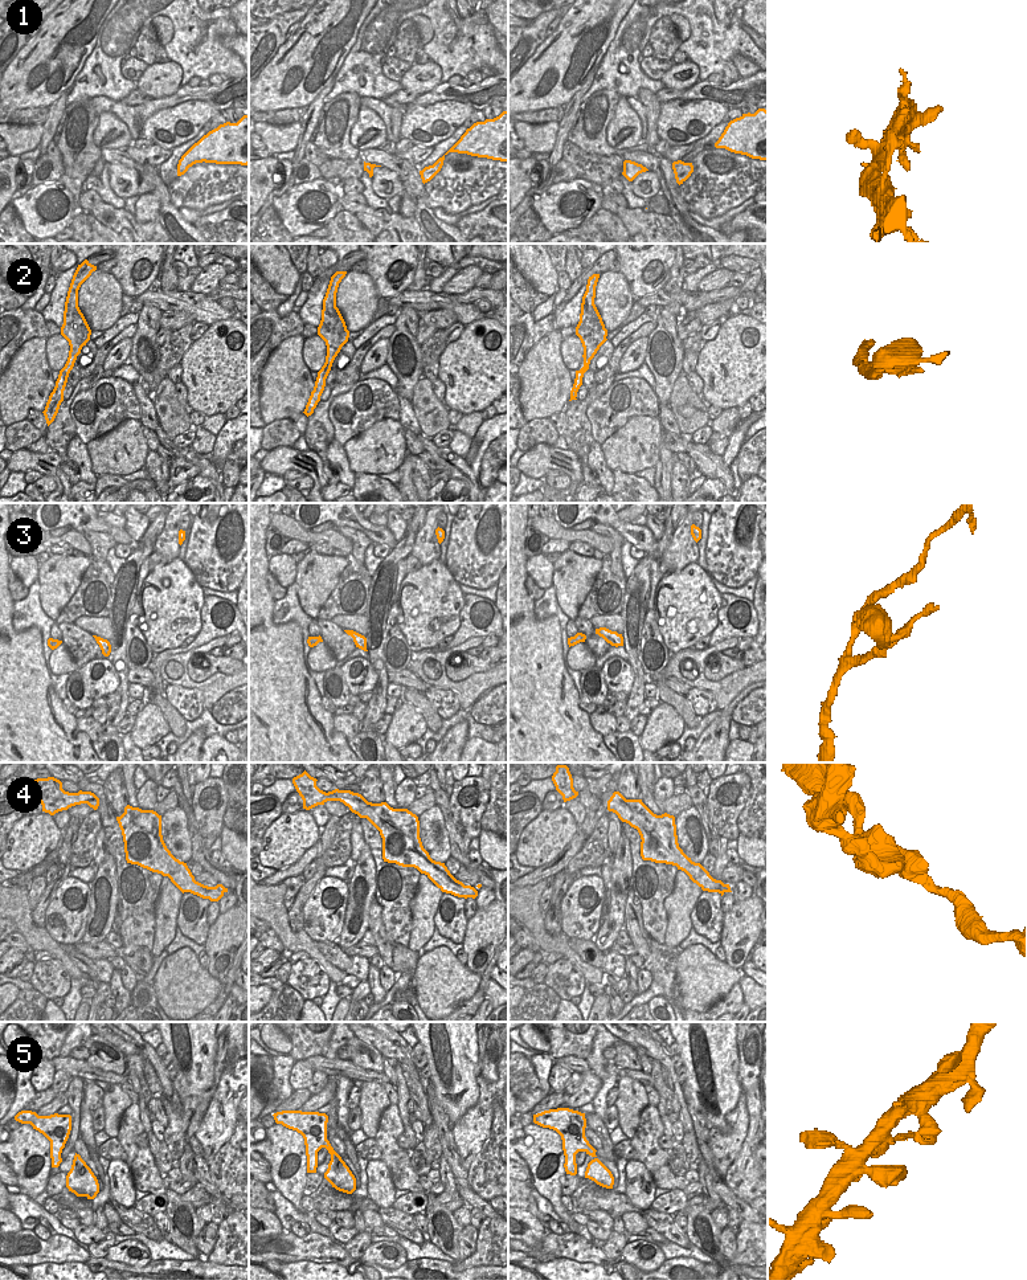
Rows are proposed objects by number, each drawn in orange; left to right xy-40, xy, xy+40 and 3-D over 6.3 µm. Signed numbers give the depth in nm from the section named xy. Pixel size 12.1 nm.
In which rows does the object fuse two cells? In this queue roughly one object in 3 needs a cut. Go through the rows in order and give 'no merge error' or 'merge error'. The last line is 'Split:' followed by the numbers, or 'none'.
1: no merge error
2: no merge error
3: no merge error
4: no merge error
5: no merge error
Split: none

